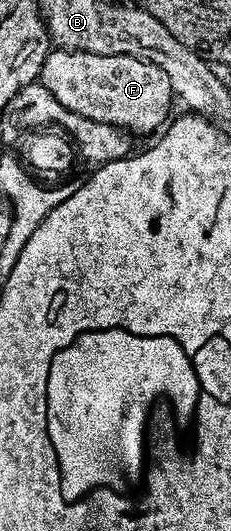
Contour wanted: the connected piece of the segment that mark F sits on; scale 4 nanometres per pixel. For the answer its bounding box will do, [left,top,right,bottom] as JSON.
[39,46,175,134]

